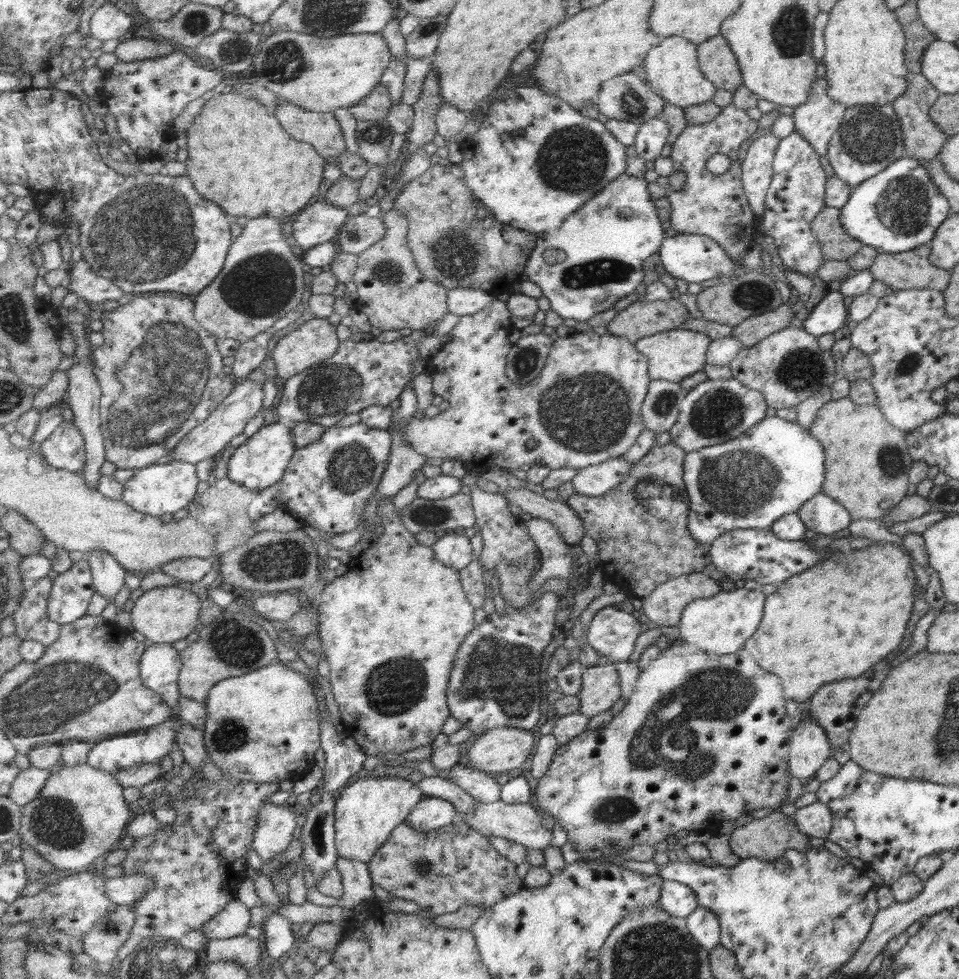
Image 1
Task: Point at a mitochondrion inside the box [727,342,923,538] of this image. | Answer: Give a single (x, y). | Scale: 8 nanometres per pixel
(801, 371)

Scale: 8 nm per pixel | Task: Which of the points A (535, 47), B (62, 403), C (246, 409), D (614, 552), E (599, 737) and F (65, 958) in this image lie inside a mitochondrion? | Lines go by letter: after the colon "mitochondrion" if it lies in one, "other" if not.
A: other
B: other
C: other
D: other
E: other
F: other

